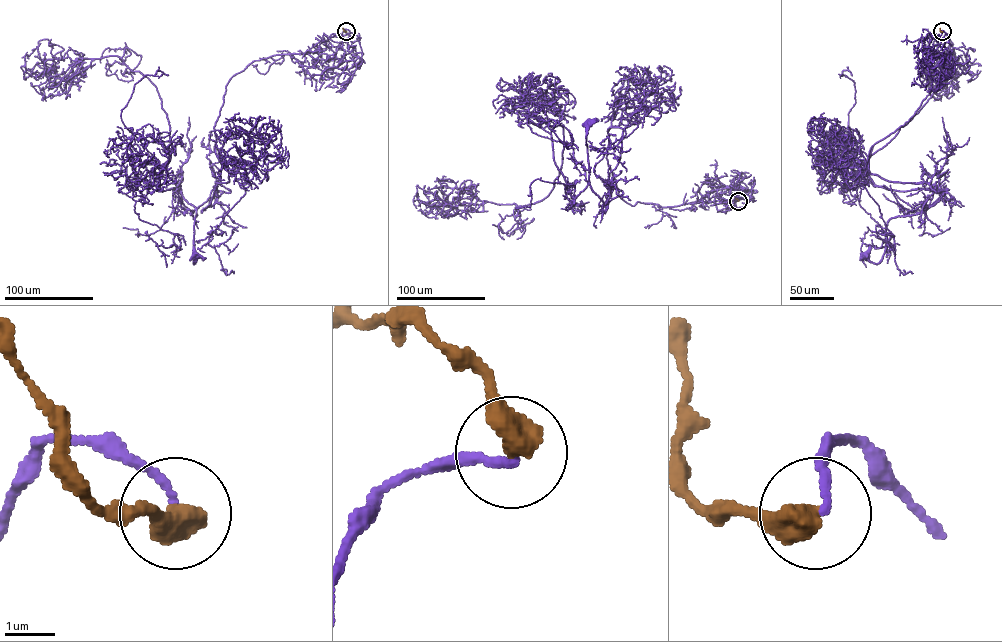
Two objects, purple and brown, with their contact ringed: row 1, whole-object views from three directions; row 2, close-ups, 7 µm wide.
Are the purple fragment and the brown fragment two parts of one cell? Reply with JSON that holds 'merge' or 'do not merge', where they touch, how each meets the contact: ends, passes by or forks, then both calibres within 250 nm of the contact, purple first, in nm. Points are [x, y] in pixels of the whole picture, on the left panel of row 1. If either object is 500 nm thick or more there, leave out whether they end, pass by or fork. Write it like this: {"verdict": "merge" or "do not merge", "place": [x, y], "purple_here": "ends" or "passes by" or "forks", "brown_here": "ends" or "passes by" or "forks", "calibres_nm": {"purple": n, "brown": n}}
{"verdict": "merge", "place": [346, 31], "calibres_nm": {"purple": 150, "brown": 550}}

